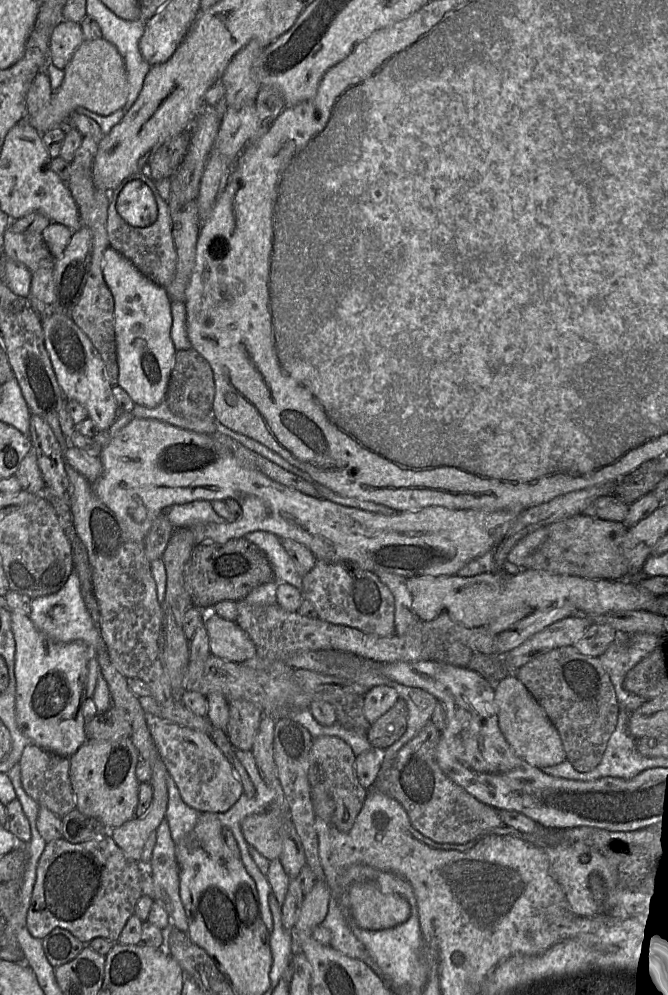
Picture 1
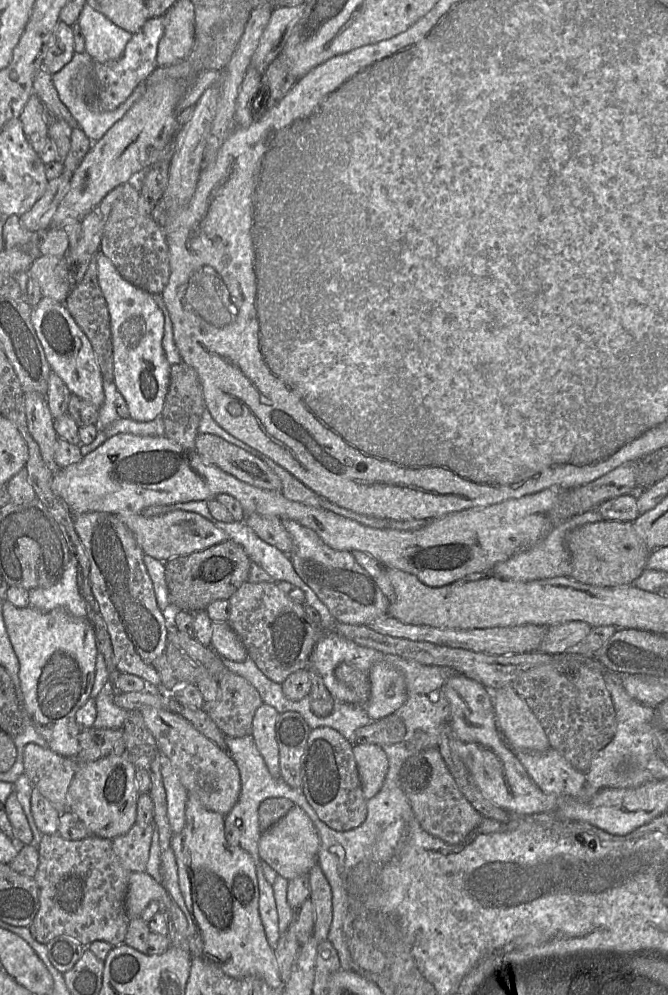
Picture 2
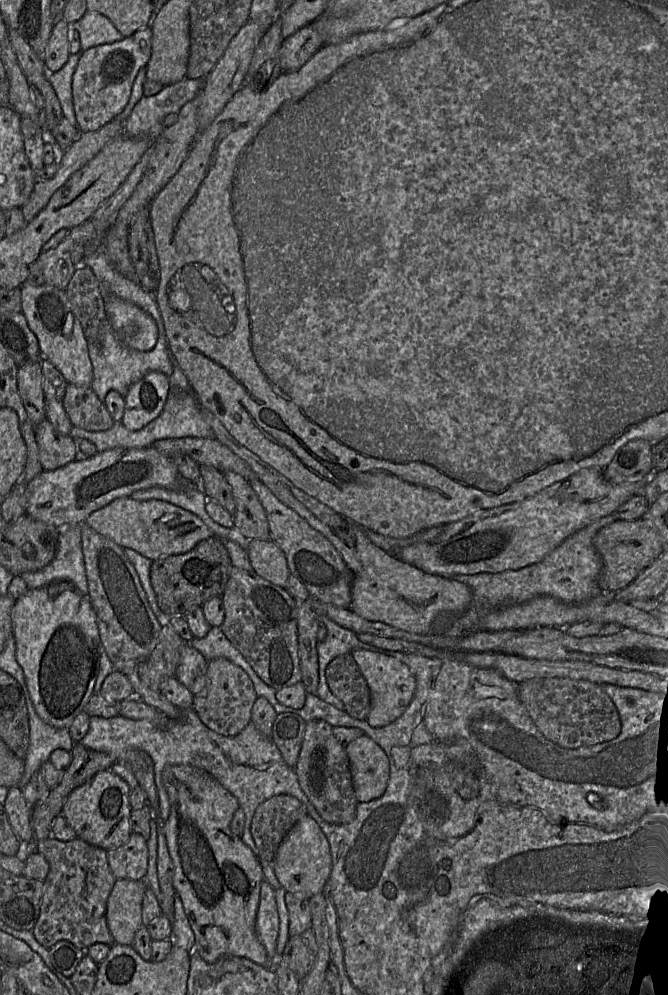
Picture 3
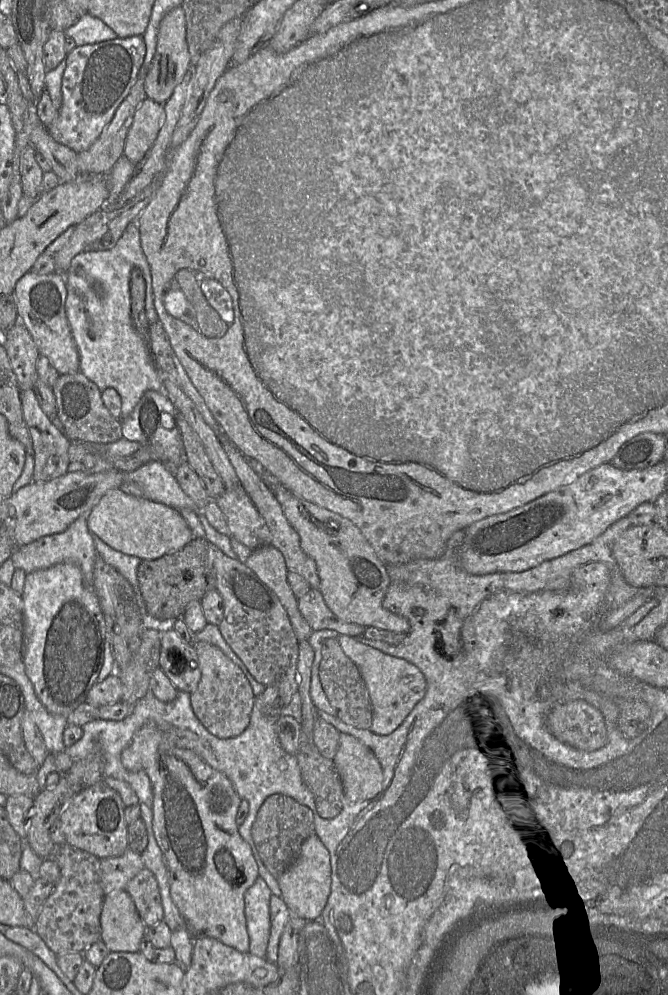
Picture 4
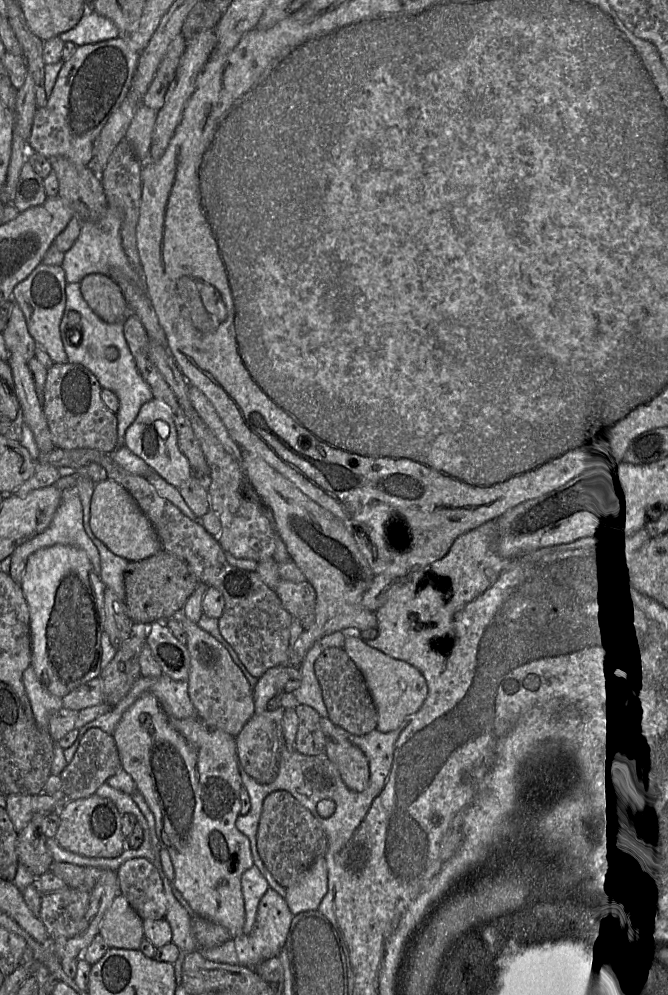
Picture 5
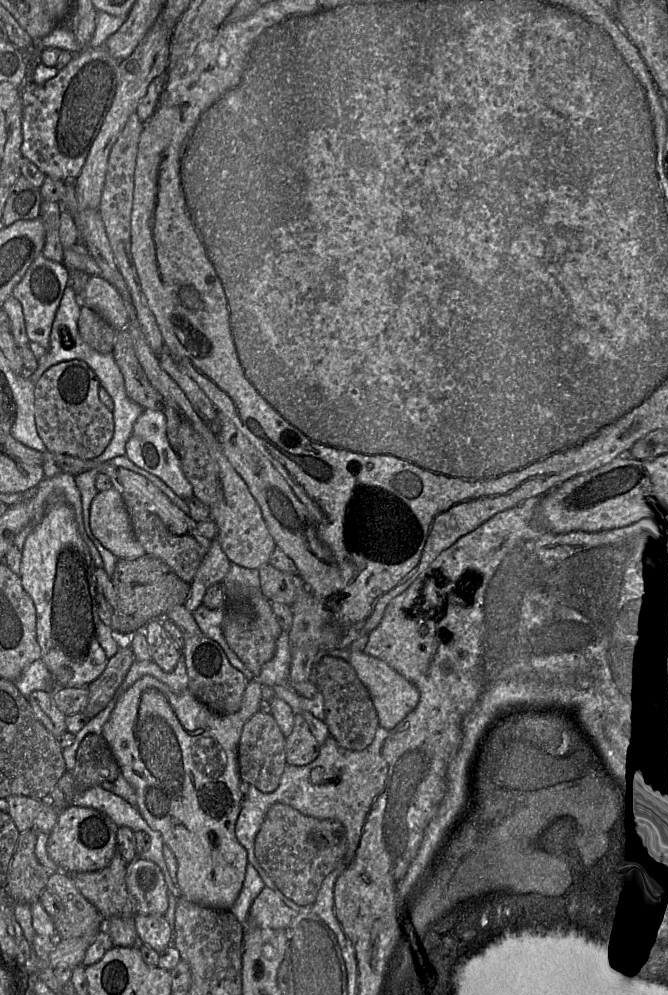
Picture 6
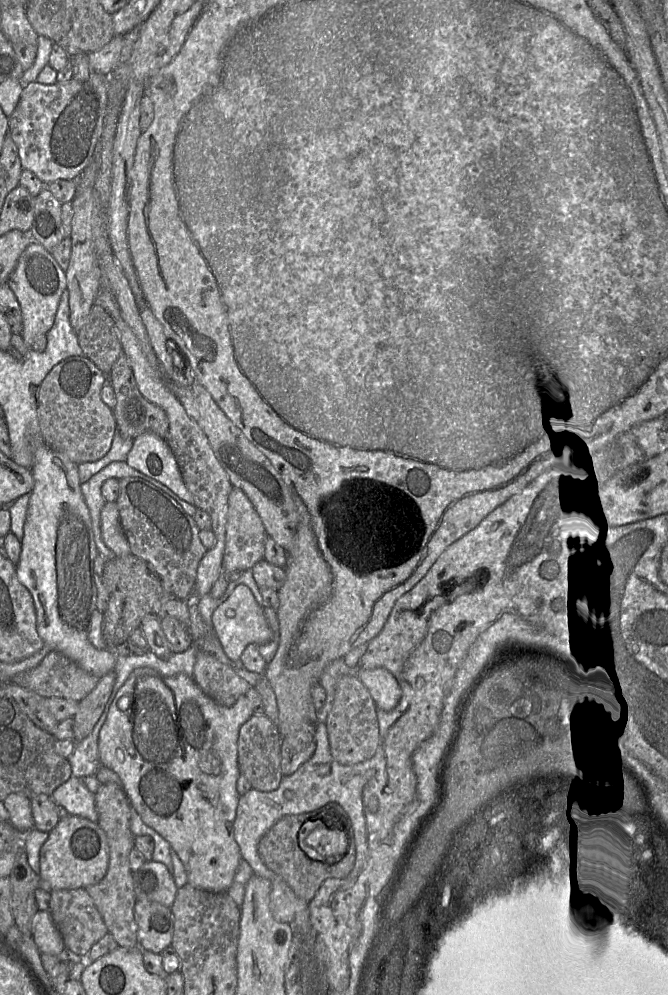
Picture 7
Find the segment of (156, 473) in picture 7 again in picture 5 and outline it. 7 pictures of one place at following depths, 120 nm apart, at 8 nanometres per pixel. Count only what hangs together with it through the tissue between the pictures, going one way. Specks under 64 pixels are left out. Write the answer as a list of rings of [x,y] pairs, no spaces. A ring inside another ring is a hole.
[[[151,399],[143,404],[136,419],[125,433],[125,445],[170,485],[179,488],[192,476],[192,468],[178,446],[177,429],[170,410]]]

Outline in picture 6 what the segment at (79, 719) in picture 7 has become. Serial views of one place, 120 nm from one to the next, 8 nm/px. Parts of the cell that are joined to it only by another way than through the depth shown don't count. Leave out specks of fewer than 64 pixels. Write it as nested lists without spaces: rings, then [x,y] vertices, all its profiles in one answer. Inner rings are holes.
[[[131,647],[119,648],[117,653],[109,659],[102,674],[87,686],[88,702],[83,712],[79,713],[84,713],[92,719],[103,711],[125,679],[134,661]]]

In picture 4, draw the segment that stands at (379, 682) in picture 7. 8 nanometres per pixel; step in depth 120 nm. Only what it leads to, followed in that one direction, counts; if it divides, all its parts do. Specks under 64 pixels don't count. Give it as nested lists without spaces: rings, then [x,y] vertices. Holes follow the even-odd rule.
[[[342,634],[338,642],[347,657],[357,666],[367,687],[371,707],[370,730],[386,736],[394,732],[426,694],[426,681],[422,672],[404,659],[396,658],[362,644],[356,637]]]

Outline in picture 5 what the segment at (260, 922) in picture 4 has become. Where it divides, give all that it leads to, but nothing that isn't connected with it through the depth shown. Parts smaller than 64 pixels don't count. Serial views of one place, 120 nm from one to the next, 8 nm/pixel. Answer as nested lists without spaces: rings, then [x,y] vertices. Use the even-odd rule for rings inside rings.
[[[253,866],[243,874],[241,887],[245,907],[243,934],[247,935],[255,925],[259,902],[269,889],[269,884],[259,869]]]

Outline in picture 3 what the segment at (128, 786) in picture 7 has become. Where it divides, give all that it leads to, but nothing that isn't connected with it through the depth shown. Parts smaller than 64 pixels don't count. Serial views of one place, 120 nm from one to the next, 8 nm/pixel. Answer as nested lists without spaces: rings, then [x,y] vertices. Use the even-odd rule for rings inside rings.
[[[191,765],[166,766],[162,772],[162,781],[170,803],[170,815],[164,823],[164,833],[174,866],[173,887],[182,901],[195,935],[193,951],[210,964],[225,956],[235,956],[270,968],[266,950],[255,930],[260,885],[263,880],[261,863],[230,828],[232,817],[239,808],[237,799],[208,772]]]

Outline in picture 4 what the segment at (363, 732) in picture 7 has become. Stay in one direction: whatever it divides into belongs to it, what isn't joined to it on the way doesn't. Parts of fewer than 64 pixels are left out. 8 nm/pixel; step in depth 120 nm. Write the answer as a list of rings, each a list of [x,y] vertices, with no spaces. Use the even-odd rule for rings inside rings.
[[[337,638],[325,639],[321,648],[322,659],[319,666],[319,678],[331,705],[336,709],[336,716],[344,723],[358,729],[370,729],[372,725],[372,707],[369,693],[359,669],[353,661],[346,656]]]

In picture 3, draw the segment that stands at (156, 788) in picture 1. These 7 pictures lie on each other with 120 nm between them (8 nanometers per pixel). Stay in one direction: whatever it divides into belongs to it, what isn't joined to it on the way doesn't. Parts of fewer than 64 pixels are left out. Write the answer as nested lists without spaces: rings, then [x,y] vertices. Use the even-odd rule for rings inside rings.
[[[131,833],[129,840],[119,848],[107,851],[110,870],[116,880],[145,881],[148,868],[148,845],[141,835]]]

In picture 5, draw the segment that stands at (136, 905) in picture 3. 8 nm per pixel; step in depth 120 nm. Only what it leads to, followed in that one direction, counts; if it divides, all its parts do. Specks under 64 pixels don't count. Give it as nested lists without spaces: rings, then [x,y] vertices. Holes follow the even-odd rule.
[[[119,894],[105,912],[99,935],[110,948],[139,950],[144,939],[143,920]]]

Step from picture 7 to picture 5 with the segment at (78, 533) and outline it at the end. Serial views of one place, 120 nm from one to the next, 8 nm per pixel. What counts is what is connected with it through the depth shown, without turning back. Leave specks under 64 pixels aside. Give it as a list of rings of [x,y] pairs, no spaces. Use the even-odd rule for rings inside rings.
[[[55,544],[28,557],[21,588],[30,614],[31,666],[43,687],[63,698],[102,671],[105,586],[85,551]]]

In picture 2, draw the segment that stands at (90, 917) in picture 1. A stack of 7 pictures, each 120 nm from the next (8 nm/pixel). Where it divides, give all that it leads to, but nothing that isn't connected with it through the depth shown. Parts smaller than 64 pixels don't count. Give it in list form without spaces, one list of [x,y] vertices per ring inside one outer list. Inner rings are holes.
[[[58,834],[43,835],[38,847],[39,866],[34,880],[39,887],[40,908],[29,926],[32,937],[47,944],[62,935],[88,947],[94,941],[104,941],[116,947],[123,944],[130,919],[126,914],[125,900],[128,892],[129,872],[113,851],[112,840],[89,835],[82,840],[66,840]]]

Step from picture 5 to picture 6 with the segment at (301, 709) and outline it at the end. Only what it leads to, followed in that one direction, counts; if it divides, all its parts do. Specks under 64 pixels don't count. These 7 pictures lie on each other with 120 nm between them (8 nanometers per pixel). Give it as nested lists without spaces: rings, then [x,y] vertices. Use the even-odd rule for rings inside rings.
[[[294,714],[293,730],[285,738],[286,764],[304,766],[313,762],[319,755],[320,746],[302,715]]]

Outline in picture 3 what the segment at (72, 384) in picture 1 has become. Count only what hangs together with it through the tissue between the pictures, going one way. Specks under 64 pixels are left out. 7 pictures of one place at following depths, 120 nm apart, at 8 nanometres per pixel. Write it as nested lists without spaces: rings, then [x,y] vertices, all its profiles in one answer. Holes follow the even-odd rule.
[[[49,284],[21,286],[22,313],[28,326],[36,335],[42,358],[50,361],[68,383],[91,387],[93,368],[89,357],[88,341],[81,323],[72,311],[66,292]]]

